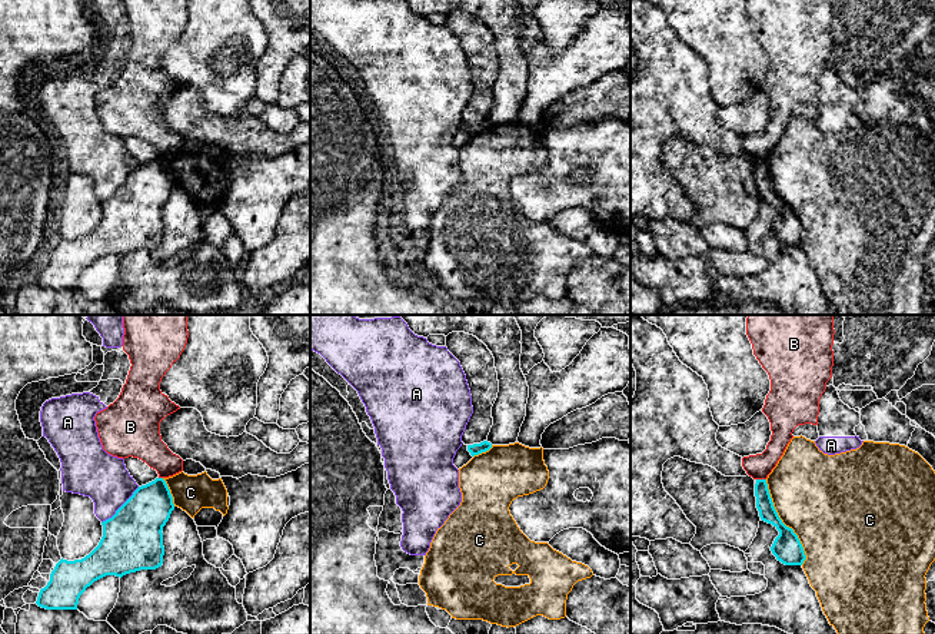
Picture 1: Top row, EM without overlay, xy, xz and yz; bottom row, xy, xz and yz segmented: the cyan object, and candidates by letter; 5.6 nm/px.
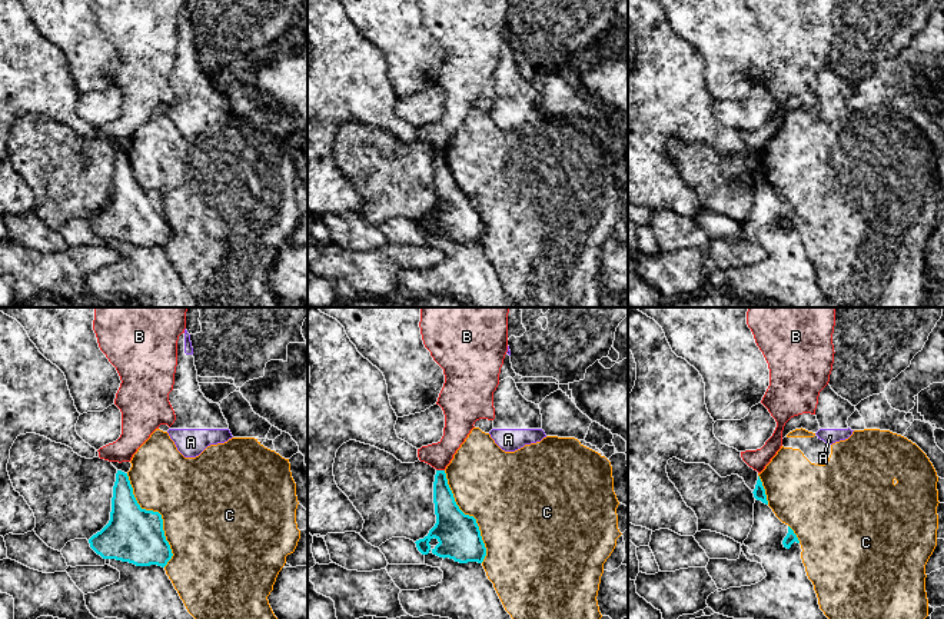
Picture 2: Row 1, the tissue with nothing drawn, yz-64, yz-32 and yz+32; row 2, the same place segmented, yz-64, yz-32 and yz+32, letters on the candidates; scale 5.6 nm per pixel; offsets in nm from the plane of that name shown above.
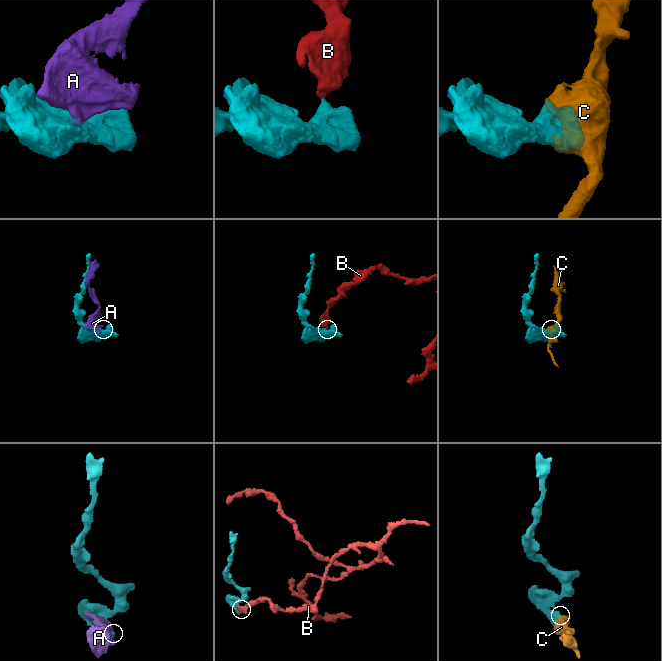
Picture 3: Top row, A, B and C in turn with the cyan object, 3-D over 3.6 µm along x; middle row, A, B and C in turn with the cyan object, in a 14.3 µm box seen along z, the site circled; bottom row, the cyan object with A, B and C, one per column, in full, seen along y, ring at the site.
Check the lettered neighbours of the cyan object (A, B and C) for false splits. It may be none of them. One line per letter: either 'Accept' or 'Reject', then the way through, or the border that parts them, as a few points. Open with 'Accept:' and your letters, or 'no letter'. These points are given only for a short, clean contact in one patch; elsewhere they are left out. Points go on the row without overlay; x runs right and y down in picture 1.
Accept: no letter
A: Reject
B: Reject. Boundary: yz (757, 158), (765, 159)
C: Reject

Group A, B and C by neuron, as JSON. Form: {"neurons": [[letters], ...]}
{"neurons": [["A"], ["B"], ["C"]]}

